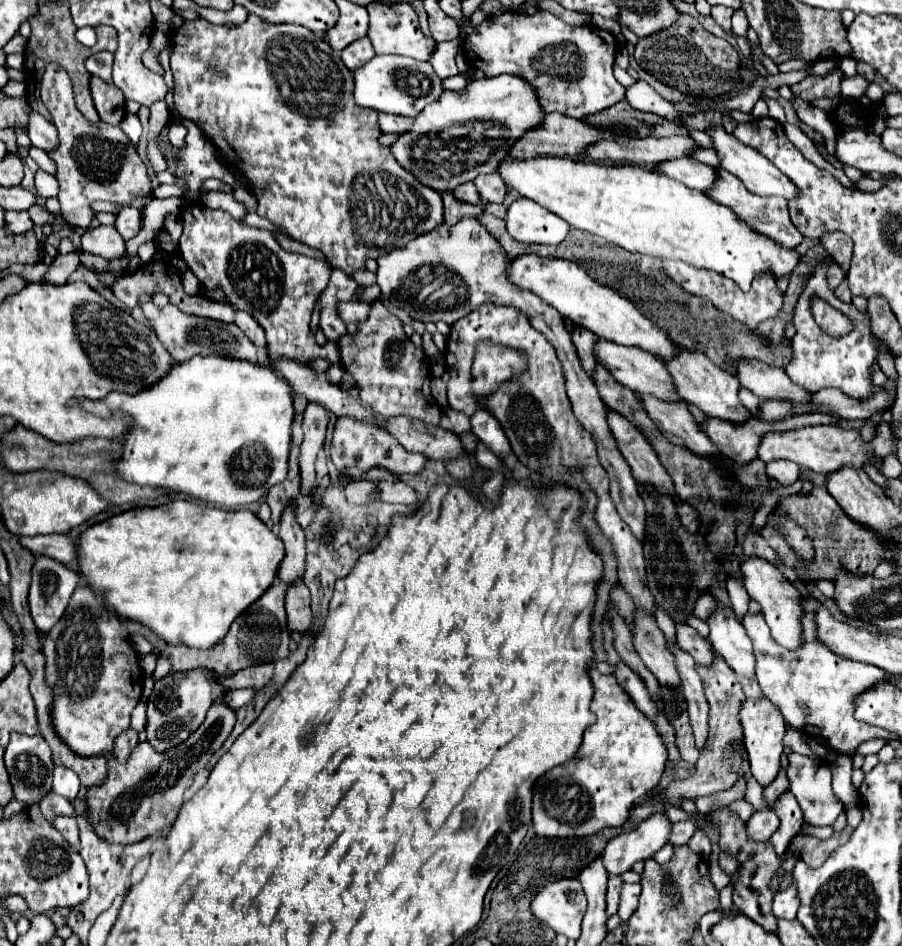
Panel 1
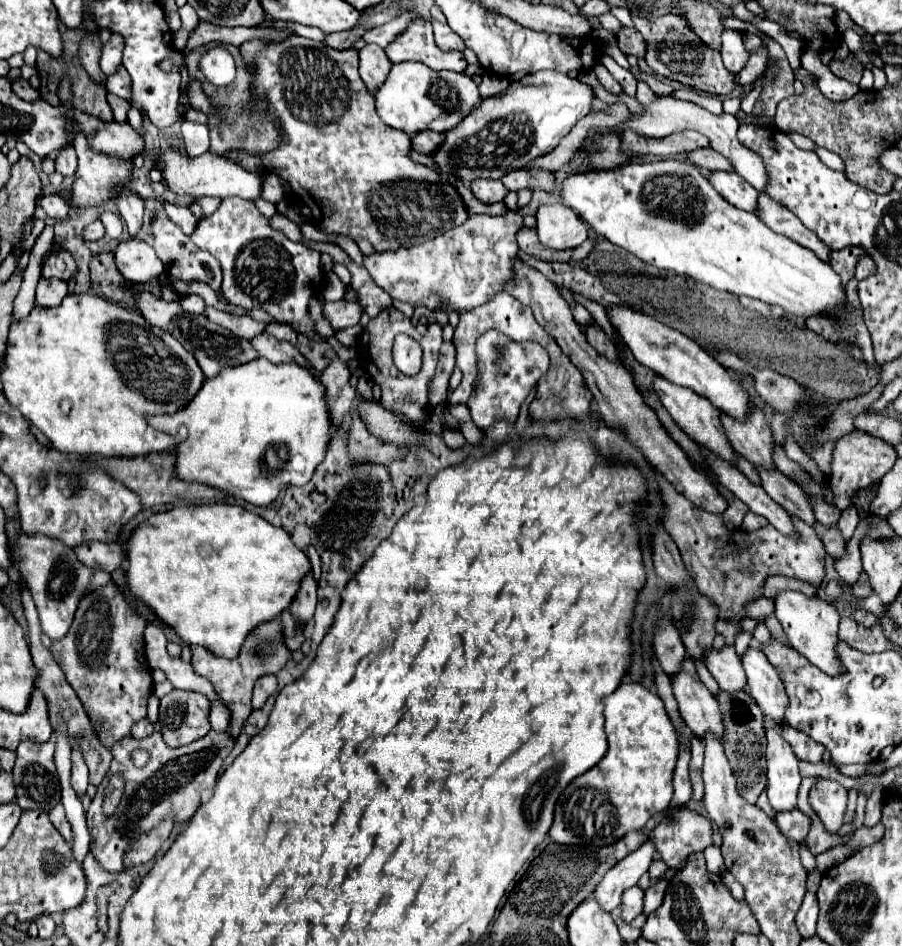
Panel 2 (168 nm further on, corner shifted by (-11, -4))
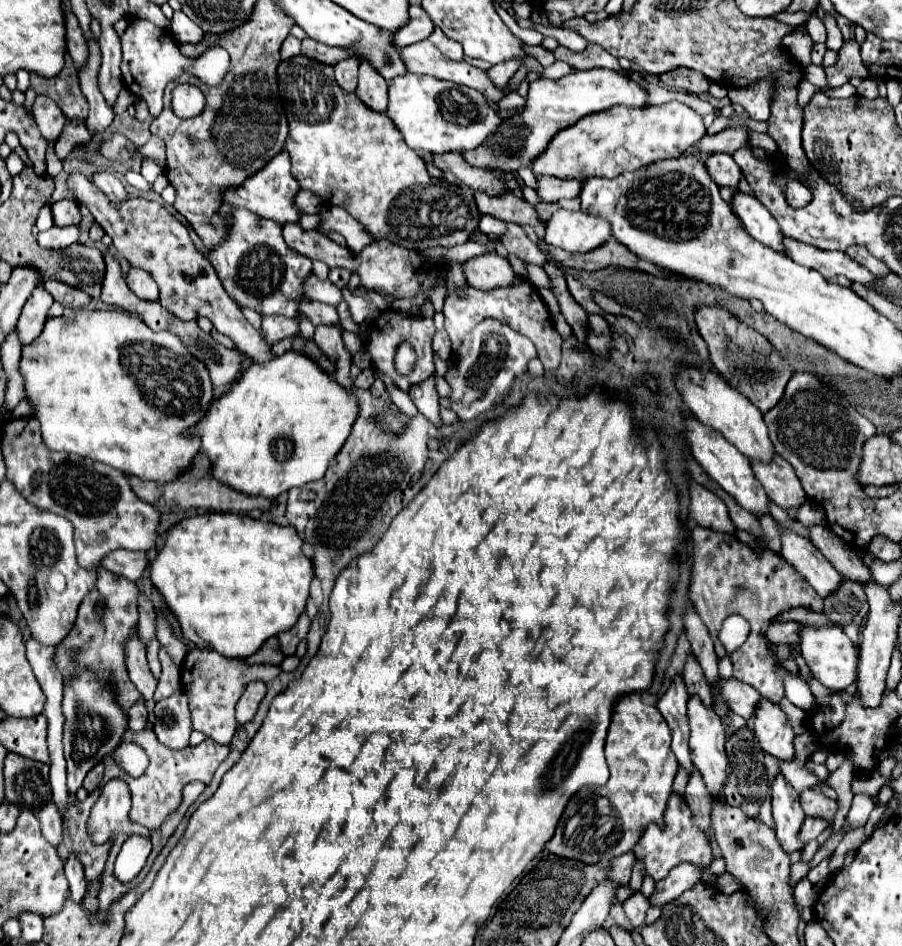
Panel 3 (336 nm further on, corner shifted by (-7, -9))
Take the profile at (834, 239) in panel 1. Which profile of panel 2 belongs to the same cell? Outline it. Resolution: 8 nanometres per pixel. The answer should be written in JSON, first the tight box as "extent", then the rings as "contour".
{"extent":[855,258,875,280],"contour":[[[861,258],[859,264],[857,264],[857,272],[855,272],[855,278],[857,280],[863,280],[867,276],[875,274],[875,262],[871,258]]]}

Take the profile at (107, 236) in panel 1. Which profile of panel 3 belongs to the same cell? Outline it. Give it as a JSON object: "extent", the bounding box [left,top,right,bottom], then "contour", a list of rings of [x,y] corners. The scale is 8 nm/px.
{"extent":[127,267,159,301],"contour":[[[131,267],[127,273],[127,285],[135,291],[137,297],[145,299],[145,301],[155,301],[159,299],[159,287],[157,283],[151,279],[151,275],[147,275],[147,271],[139,269],[139,267]]]}

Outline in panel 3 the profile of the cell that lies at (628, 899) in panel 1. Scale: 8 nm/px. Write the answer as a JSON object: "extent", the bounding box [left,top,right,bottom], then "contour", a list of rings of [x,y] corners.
{"extent":[649,863,701,907],"contour":[[[681,863],[681,865],[675,867],[665,879],[657,881],[655,893],[649,897],[649,903],[651,903],[653,907],[663,907],[663,905],[669,903],[671,899],[679,897],[683,891],[691,889],[695,883],[701,881],[699,871],[701,871],[701,867],[697,867],[697,865]]]}

